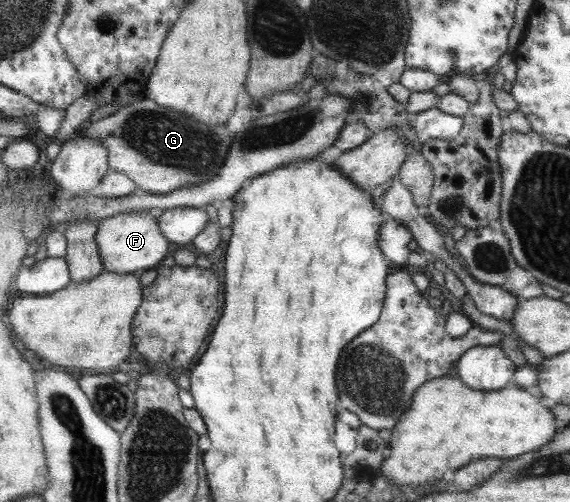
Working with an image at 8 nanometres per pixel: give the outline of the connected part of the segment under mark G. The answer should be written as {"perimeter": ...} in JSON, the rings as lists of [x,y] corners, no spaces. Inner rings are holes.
{"perimeter":[[[152,99],[131,102],[124,108],[119,108],[105,119],[100,119],[86,129],[86,136],[96,139],[109,152],[110,167],[112,171],[127,175],[137,183],[139,188],[149,194],[165,195],[172,191],[180,190],[185,186],[193,186],[201,182],[211,181],[217,177],[221,167],[225,165],[231,143],[231,137],[225,125],[214,125],[211,127],[206,123],[195,121],[190,115],[183,115],[177,111],[171,111],[168,107]]]}

